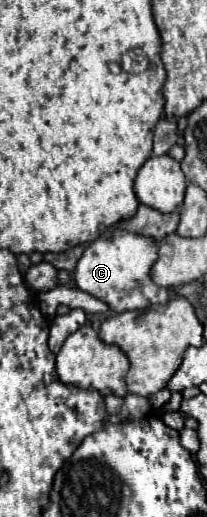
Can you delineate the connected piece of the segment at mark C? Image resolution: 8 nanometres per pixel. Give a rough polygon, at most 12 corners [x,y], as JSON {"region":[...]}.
{"region":[[122,229],[86,247],[80,291],[114,313],[166,303],[152,237]]}

